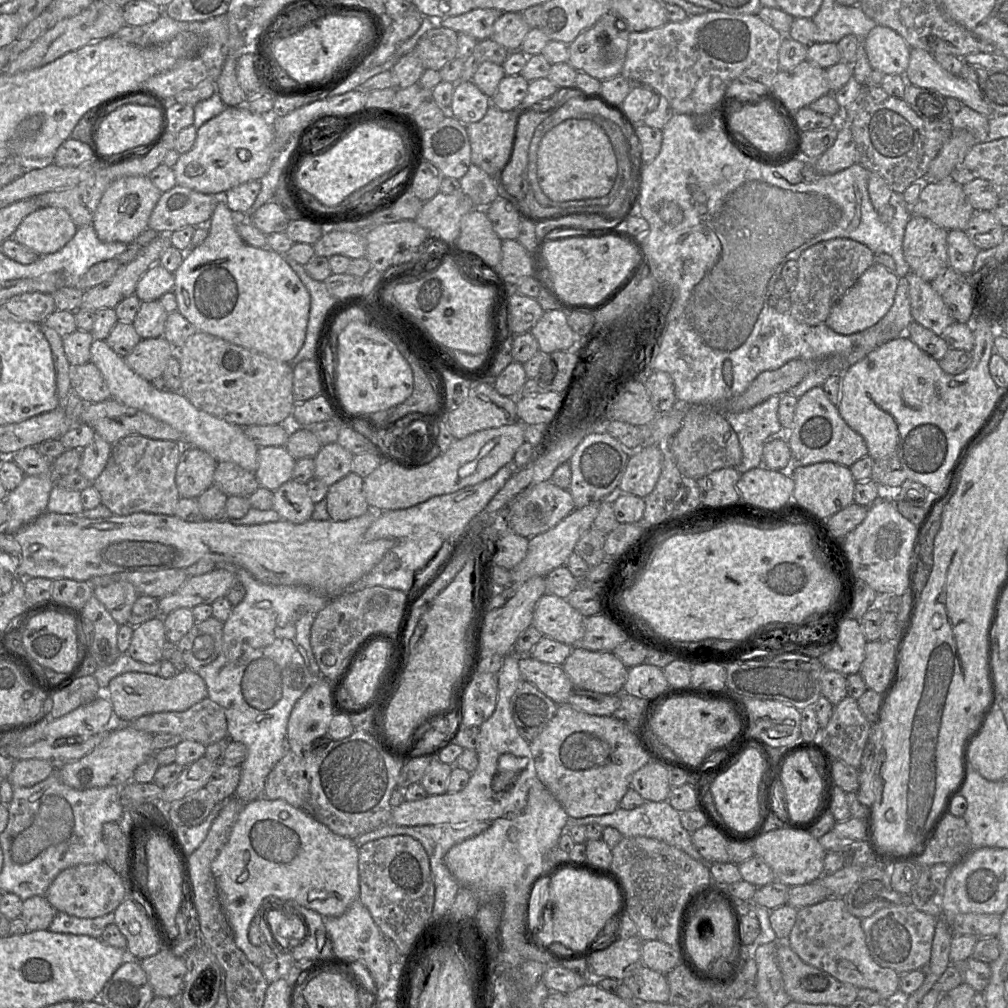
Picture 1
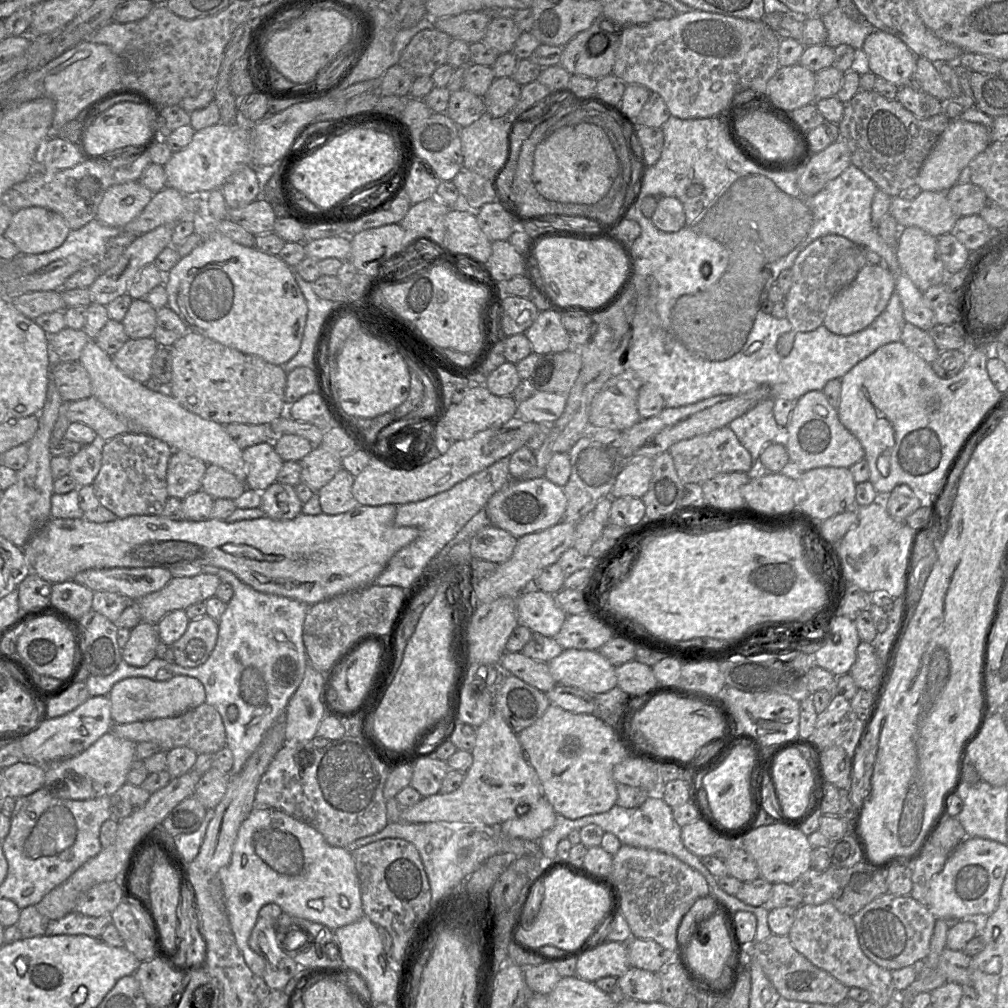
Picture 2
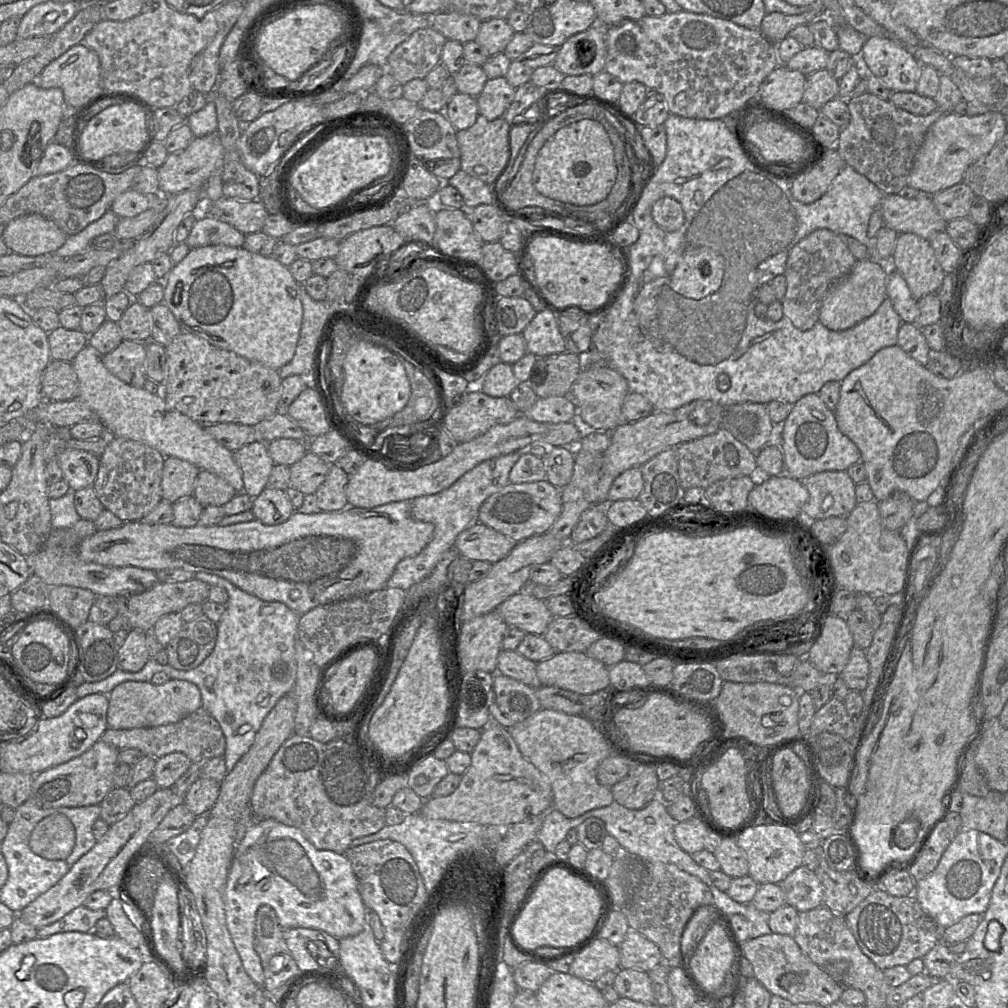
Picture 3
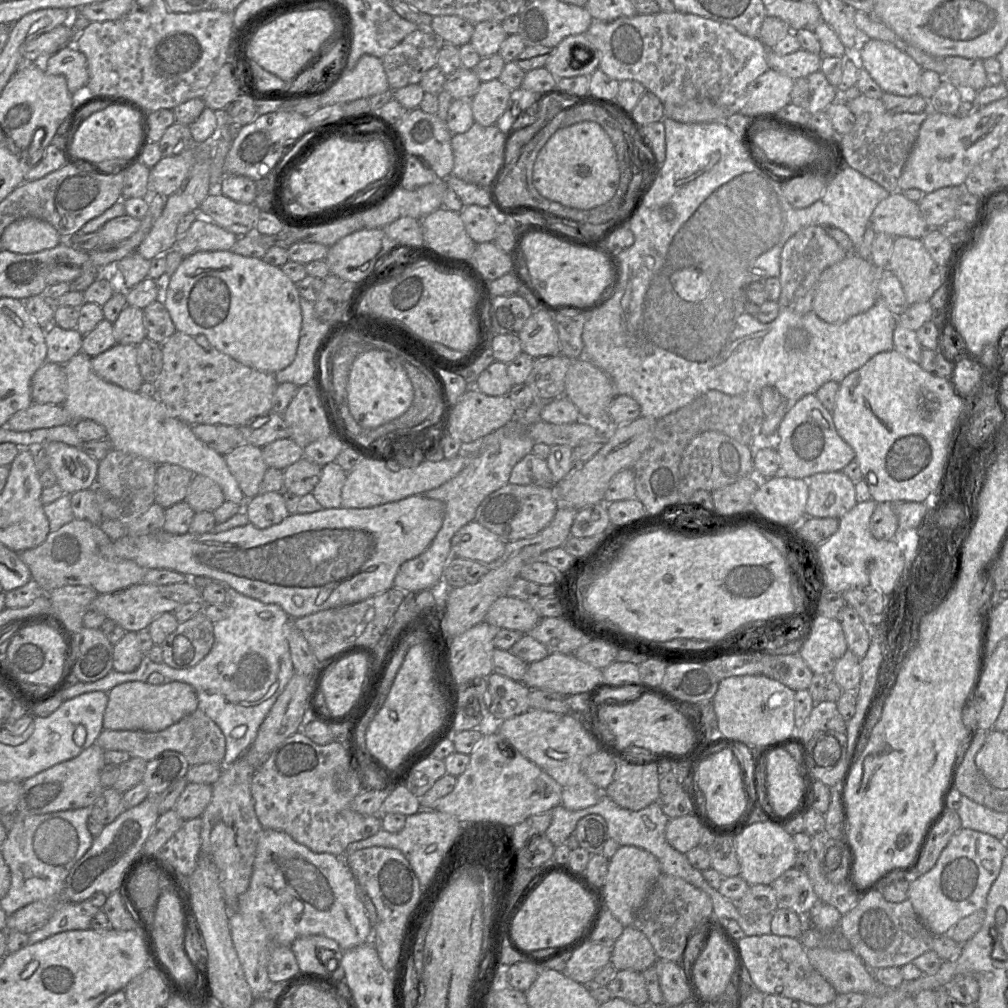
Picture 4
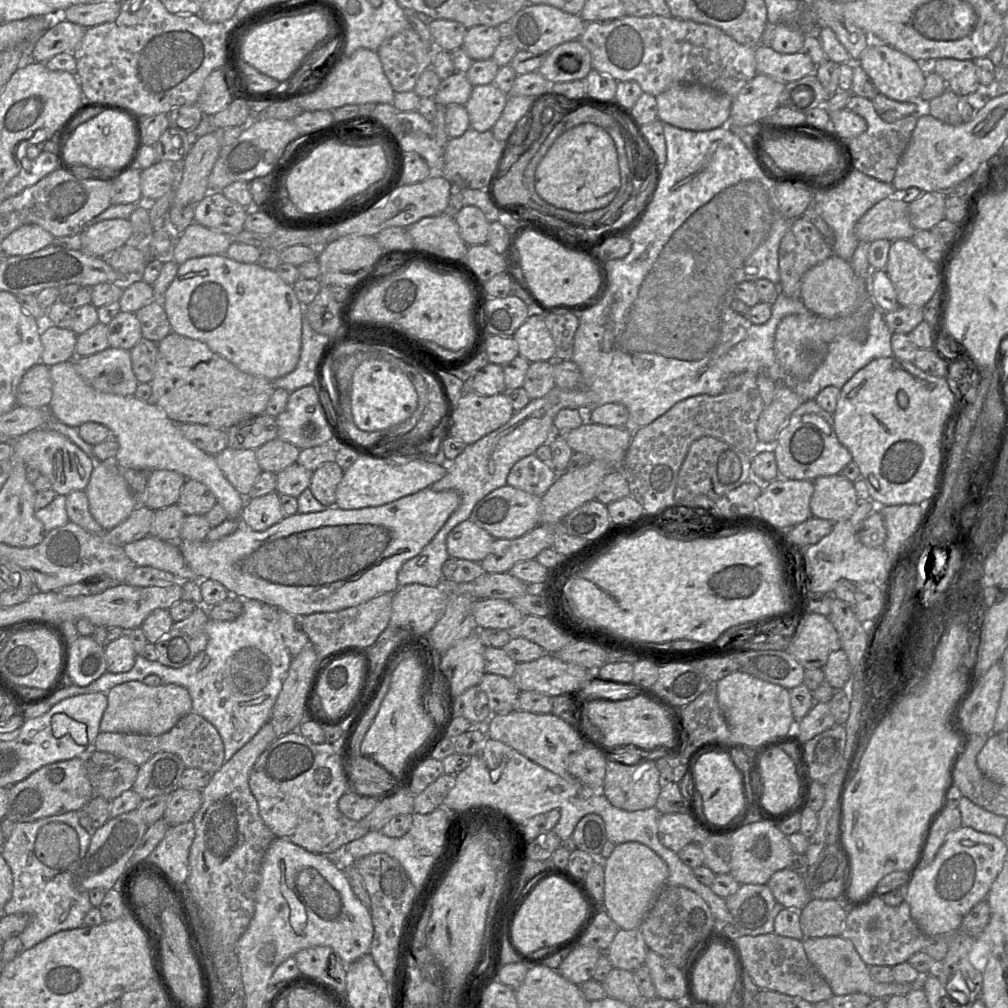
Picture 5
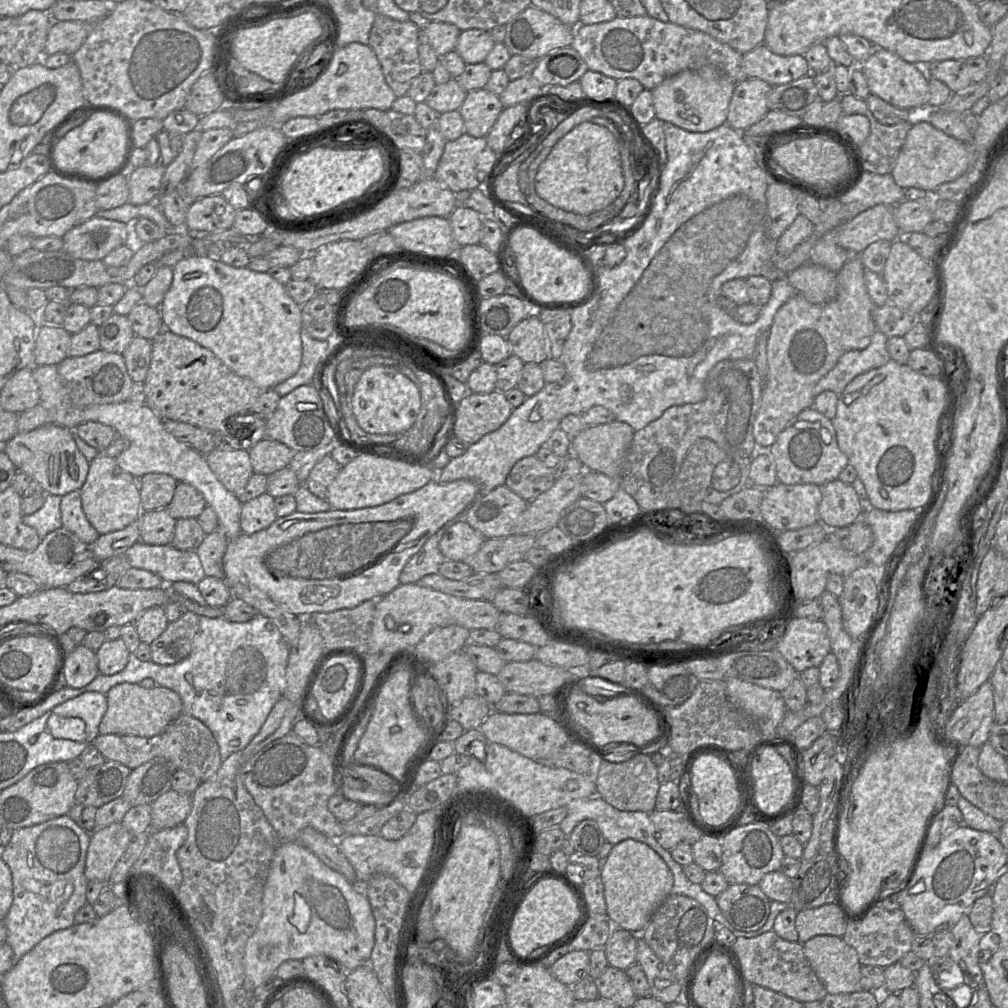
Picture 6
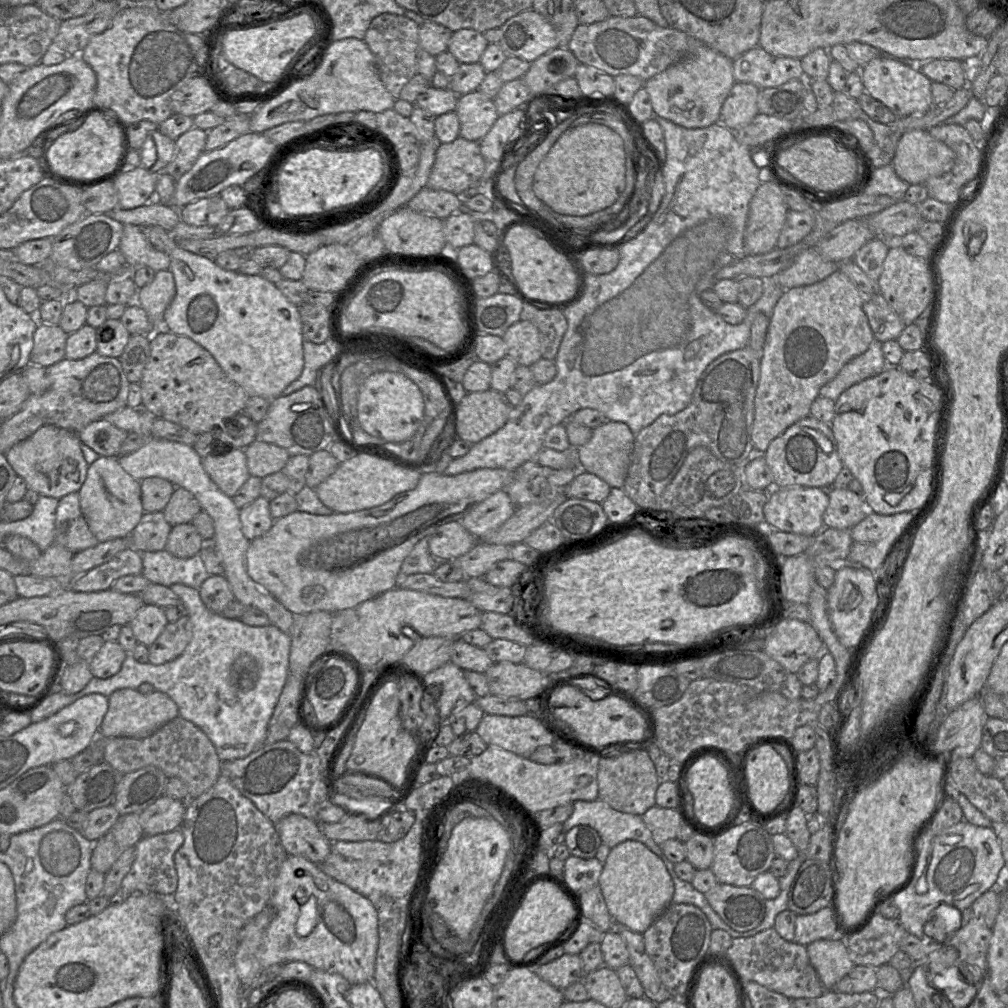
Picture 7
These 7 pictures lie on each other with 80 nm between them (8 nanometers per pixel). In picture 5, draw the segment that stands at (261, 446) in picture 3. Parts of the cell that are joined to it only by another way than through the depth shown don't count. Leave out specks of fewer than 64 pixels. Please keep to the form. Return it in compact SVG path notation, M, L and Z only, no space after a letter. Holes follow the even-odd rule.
M227 447L215 456L227 480L245 498L262 472L255 450Z

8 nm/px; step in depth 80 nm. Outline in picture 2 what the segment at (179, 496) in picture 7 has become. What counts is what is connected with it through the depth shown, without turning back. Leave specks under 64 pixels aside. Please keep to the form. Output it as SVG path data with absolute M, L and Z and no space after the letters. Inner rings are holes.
M208 465L202 479L201 490L214 499L236 499L247 489L246 482L240 481L232 473L216 466Z

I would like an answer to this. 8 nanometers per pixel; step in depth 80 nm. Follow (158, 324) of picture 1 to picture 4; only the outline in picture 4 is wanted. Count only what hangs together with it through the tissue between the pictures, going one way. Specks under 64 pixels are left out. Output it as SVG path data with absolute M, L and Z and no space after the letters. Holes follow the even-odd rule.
M127 304L113 323L113 333L118 344L140 344L146 338L143 309Z

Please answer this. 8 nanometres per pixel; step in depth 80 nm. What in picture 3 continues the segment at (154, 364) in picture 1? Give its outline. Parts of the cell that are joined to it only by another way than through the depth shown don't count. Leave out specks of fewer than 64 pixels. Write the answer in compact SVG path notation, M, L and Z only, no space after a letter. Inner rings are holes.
M123 340L112 352L103 355L104 366L117 378L136 388L147 380L145 370L146 342Z

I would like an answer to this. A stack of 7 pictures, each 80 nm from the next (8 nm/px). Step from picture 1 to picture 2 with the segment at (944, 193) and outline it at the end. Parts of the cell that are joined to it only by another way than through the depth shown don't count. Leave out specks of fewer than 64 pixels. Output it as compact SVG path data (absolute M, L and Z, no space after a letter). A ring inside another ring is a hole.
M923 191L914 199L893 197L890 213L900 226L916 226L934 237L950 233L959 218L946 197L946 192Z

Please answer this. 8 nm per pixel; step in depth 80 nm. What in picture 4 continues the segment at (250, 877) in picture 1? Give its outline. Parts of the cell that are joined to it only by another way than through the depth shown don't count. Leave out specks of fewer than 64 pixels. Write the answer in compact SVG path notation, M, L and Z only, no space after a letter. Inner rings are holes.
M263 829L257 844L250 885L229 917L232 941L255 1000L270 990L267 966L276 946L288 946L301 936L323 935L335 940L343 951L370 940L373 927L357 896L357 881L341 857L315 853L283 831Z

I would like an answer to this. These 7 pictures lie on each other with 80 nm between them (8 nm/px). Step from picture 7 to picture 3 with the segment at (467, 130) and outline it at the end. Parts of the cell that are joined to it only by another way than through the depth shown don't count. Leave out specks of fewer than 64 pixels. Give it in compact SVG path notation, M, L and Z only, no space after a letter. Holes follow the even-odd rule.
M505 77L488 79L476 97L479 115L487 120L501 118L514 99L516 88Z

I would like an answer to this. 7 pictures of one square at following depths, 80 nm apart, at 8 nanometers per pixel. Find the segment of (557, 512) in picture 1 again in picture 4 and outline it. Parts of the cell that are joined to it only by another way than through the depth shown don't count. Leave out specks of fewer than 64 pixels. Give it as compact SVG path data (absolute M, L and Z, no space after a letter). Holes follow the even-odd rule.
M508 483L481 502L474 520L505 541L514 541L534 536L543 530L556 512L557 502L553 487Z

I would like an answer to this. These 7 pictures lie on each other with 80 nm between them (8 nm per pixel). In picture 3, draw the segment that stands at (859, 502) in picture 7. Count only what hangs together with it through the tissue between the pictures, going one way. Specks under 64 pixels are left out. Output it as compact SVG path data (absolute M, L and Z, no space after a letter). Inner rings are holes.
M823 471L800 481L809 493L800 515L806 522L848 516L857 504L856 484L847 471Z

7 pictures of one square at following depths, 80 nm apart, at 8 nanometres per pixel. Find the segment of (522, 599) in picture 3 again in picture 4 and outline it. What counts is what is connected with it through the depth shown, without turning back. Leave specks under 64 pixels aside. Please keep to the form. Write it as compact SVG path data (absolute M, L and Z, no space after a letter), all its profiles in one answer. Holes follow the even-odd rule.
M501 596L491 605L484 621L497 628L527 633L540 619L540 615L528 601Z

